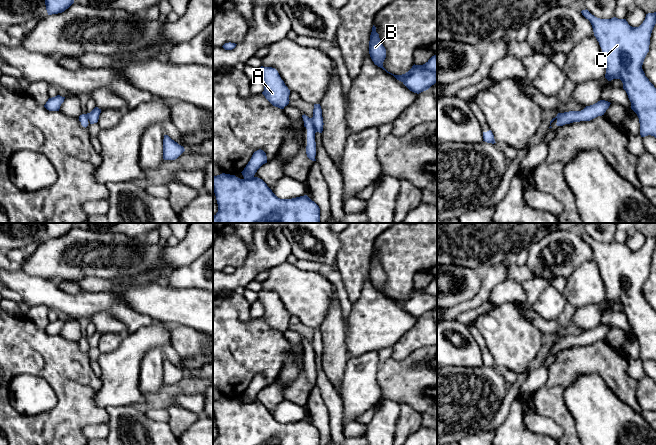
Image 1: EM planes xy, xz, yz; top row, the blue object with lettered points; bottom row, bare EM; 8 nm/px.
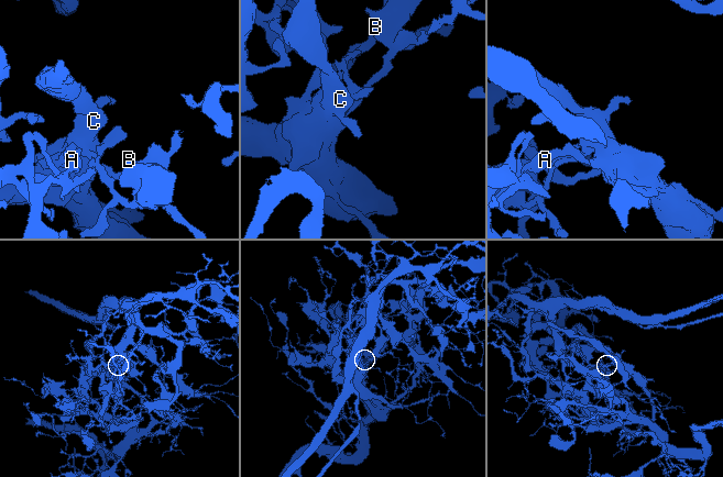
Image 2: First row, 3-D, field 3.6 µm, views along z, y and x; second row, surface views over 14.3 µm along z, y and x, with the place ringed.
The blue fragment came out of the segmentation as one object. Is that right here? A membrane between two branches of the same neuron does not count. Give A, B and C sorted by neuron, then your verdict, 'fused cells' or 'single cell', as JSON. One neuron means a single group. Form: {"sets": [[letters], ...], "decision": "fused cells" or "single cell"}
{"sets": [["A", "B"], ["C"]], "decision": "fused cells"}

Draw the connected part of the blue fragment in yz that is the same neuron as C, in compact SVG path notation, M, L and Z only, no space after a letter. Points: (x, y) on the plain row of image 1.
M587 233L581 237L590 245L604 278L605 302L622 305L631 333L639 342L641 361L651 359L656 362L656 312L642 293L656 248L656 236L646 238L639 251L630 250L626 243L597 242Z

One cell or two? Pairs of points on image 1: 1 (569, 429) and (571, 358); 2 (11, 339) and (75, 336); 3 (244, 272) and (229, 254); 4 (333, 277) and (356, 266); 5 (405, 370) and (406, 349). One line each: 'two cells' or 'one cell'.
1: one cell
2: two cells
3: two cells
4: two cells
5: two cells

